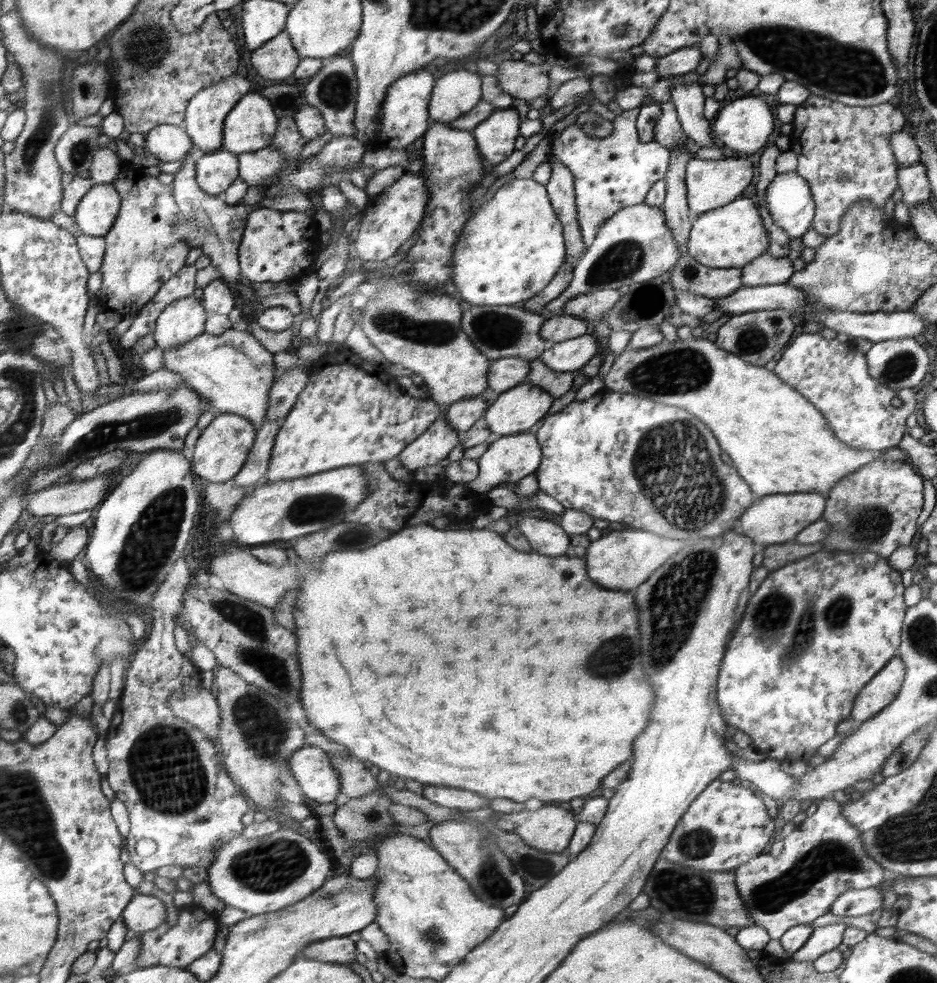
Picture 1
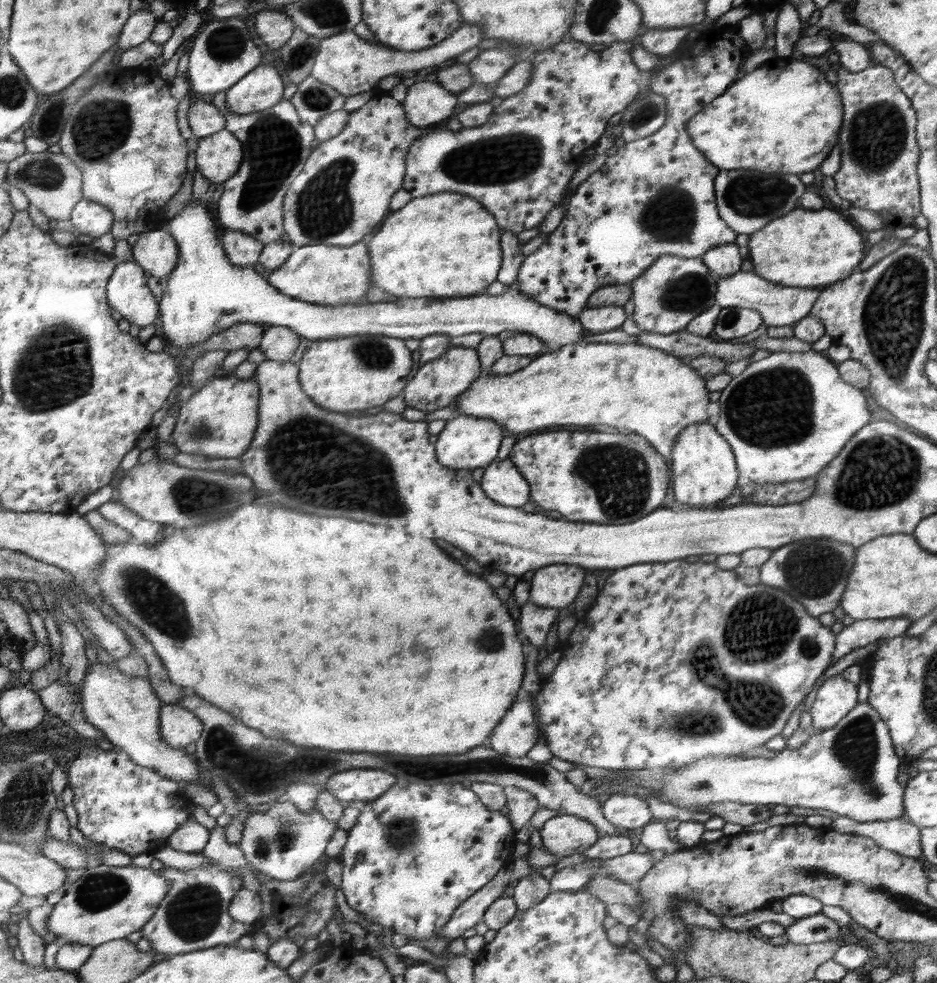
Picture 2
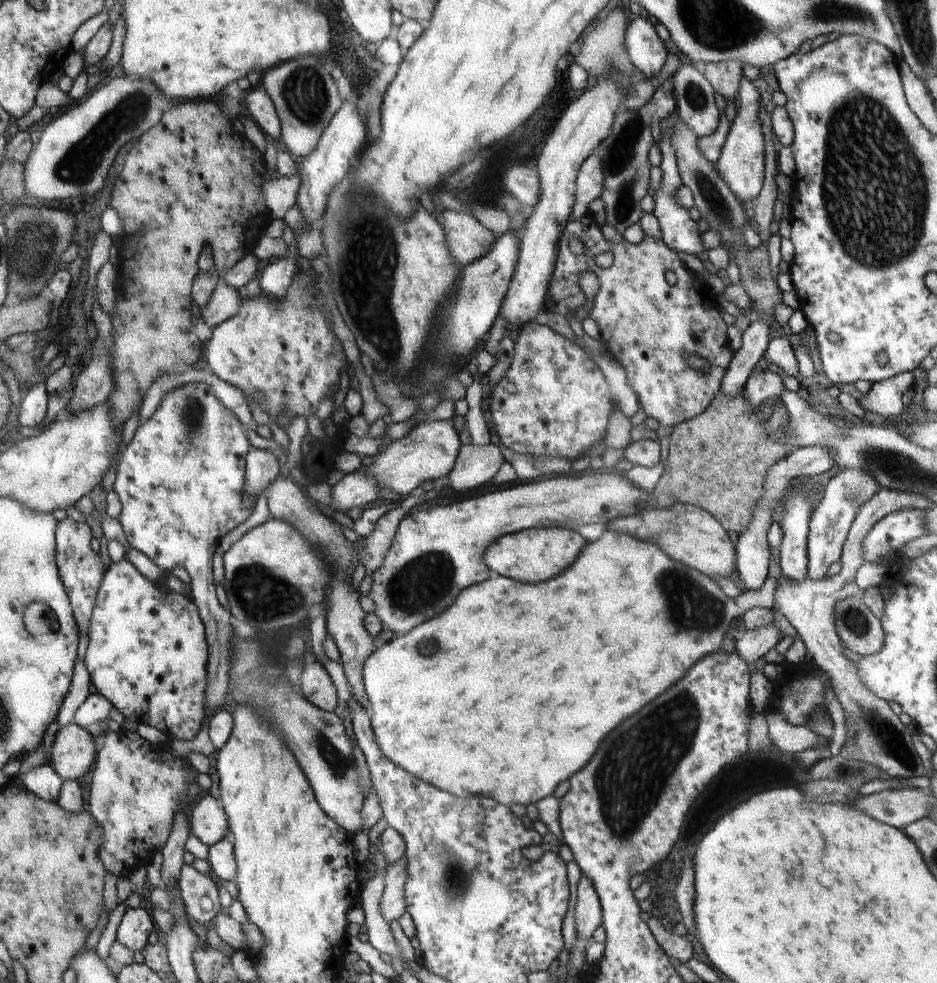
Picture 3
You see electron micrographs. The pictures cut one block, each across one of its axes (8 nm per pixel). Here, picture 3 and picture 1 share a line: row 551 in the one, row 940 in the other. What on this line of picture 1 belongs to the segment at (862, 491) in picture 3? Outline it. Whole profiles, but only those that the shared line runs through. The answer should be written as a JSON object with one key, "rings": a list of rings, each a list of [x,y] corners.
{"rings":[[[828,924],[814,928],[808,941],[796,953],[792,954],[792,961],[816,961],[822,954],[835,950],[841,945],[847,926],[845,924]]]}

